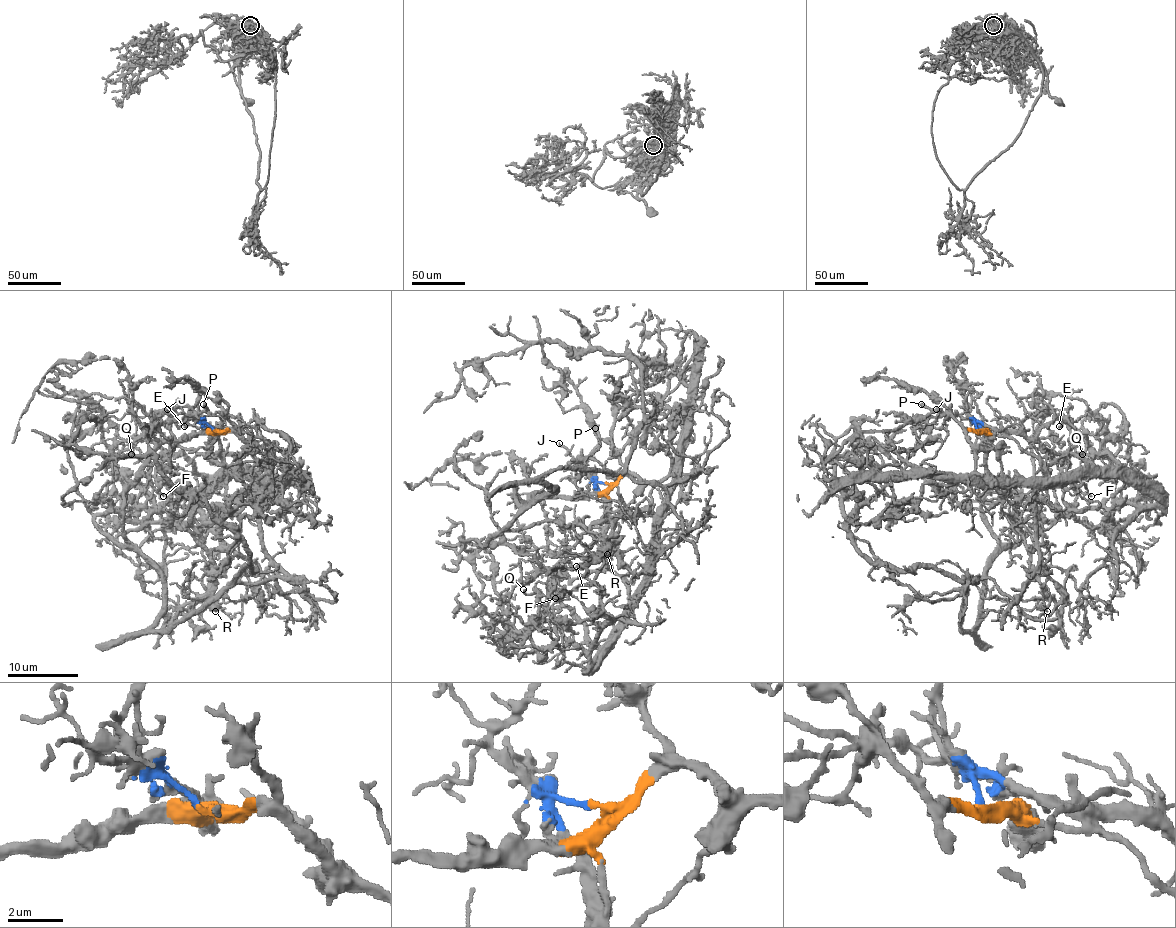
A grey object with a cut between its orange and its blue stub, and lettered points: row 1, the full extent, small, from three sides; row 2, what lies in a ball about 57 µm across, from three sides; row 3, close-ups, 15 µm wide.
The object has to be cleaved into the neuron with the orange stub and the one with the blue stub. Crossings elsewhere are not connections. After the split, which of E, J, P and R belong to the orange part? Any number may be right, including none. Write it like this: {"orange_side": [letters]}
{"orange_side": ["R"]}

